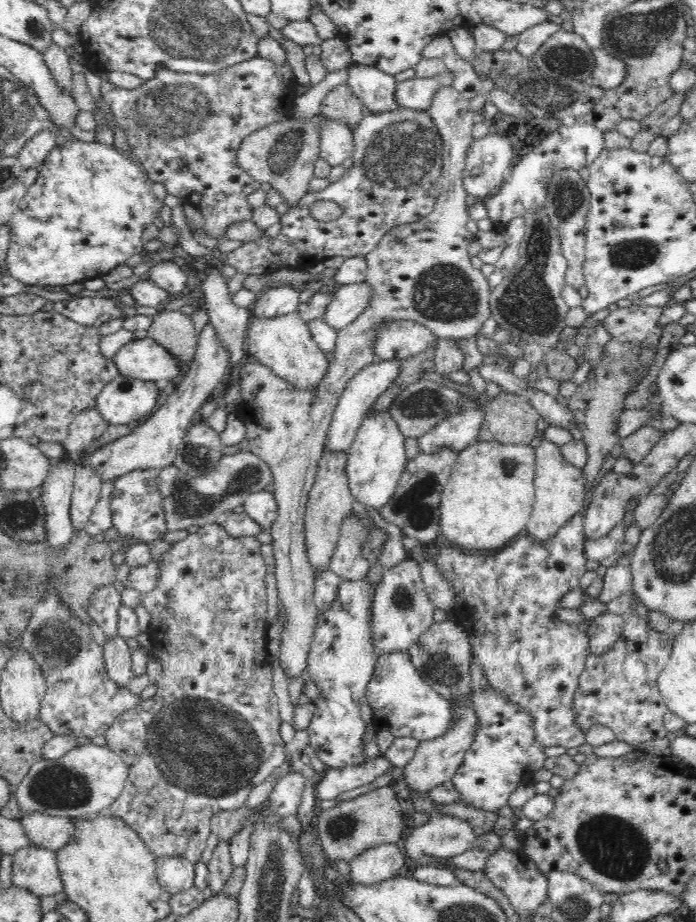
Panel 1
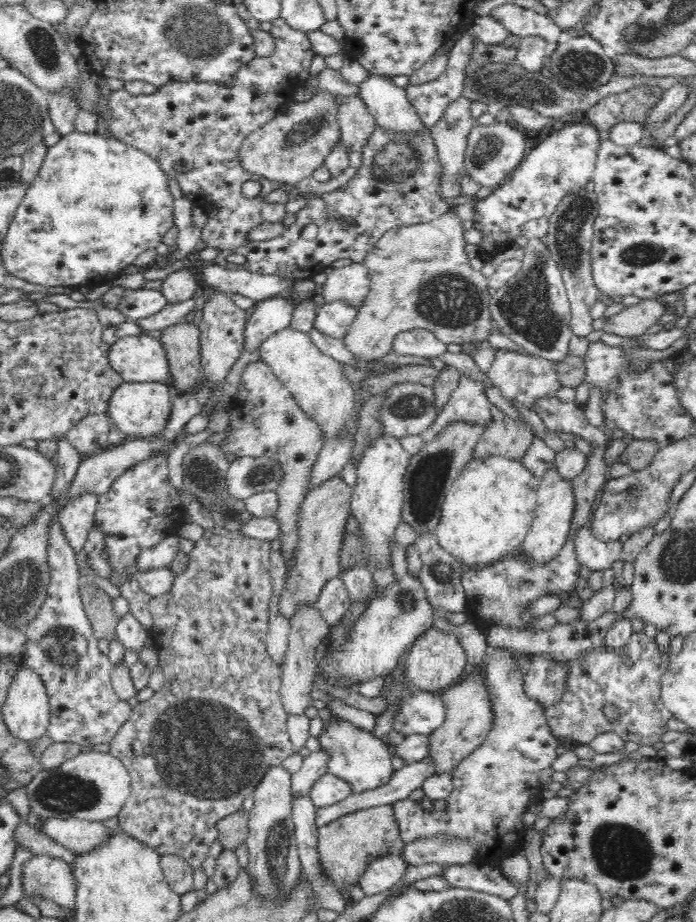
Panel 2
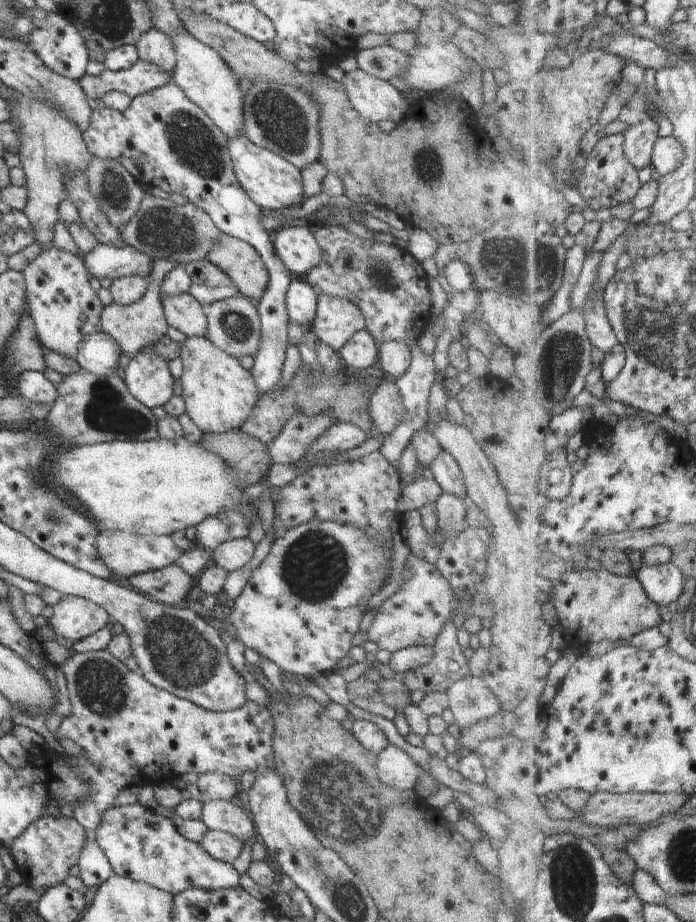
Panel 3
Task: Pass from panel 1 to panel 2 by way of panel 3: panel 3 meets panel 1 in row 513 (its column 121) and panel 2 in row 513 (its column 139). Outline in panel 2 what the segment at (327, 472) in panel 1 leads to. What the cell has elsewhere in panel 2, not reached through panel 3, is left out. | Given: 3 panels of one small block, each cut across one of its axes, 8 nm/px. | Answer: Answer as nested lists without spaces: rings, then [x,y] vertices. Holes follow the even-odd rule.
[[[339,476],[326,479],[321,485],[308,491],[300,506],[298,516],[298,548],[294,552],[292,570],[285,578],[285,586],[280,596],[278,608],[288,621],[295,610],[302,605],[316,606],[322,587],[340,573],[341,548],[348,516],[351,514],[353,488]]]

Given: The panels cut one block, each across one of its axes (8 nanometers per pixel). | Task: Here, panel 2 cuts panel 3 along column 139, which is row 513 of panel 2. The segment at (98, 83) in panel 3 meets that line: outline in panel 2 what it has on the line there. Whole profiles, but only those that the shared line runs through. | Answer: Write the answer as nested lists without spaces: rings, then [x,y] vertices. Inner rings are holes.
[[[82,493],[70,499],[58,512],[60,524],[66,533],[70,547],[78,552],[82,550],[91,526],[94,514],[98,510],[98,495]]]

